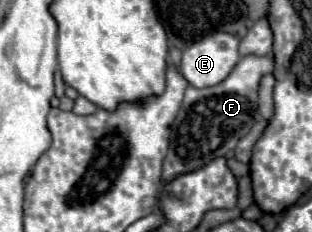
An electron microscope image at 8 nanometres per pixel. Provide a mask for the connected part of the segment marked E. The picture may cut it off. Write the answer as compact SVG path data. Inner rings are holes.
M215 31L205 35L203 39L189 43L185 49L176 49L174 46L169 47L169 60L172 64L177 65L183 77L193 85L193 87L211 87L217 85L231 73L231 69L239 61L239 39L231 33Z

